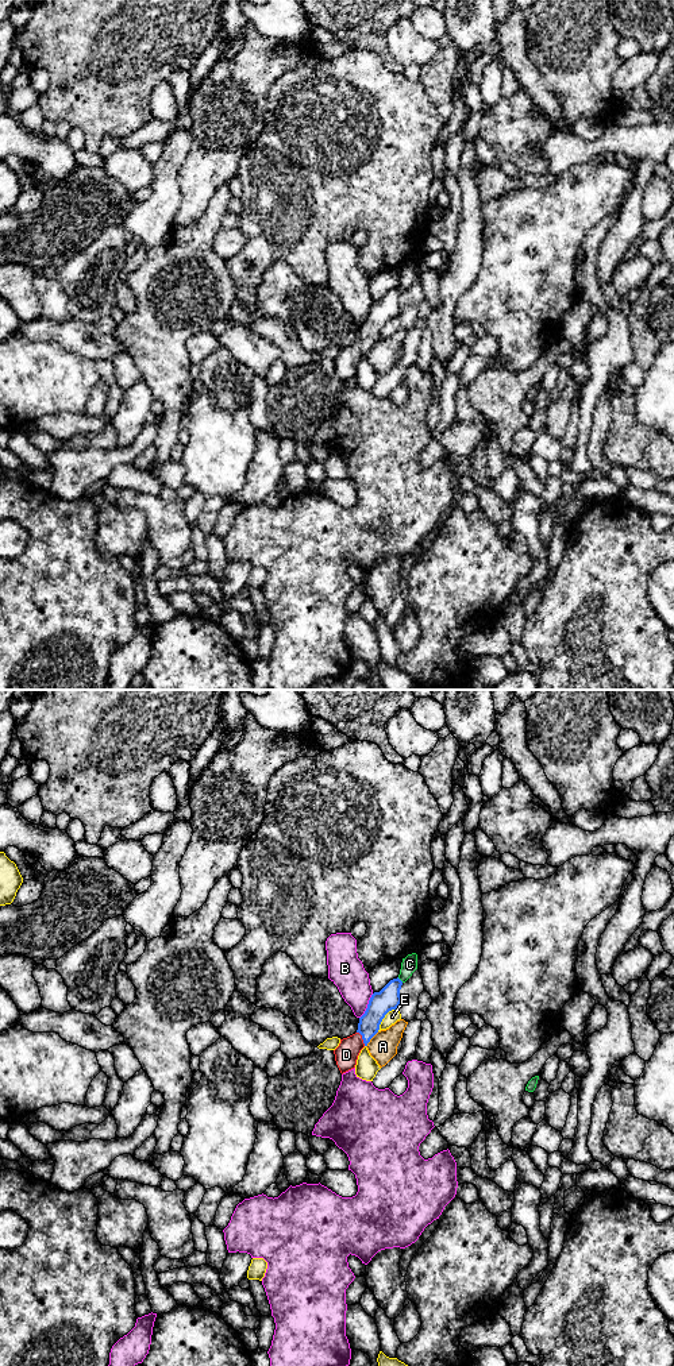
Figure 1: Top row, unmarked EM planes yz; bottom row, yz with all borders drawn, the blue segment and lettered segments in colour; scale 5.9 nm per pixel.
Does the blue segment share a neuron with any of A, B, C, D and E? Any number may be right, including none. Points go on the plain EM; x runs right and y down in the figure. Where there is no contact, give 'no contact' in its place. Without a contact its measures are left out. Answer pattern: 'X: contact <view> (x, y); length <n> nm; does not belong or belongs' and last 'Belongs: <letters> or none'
A: contact yz (370, 347); length 120 nm; does not belong
B: contact yz (368, 315); length 170 nm; does not belong
C: contact yz (399, 288); length 50 nm; does not belong
D: contact yz (362, 347); length 100 nm; belongs
E: contact yz (384, 325); length 190 nm; does not belong
Belongs: D

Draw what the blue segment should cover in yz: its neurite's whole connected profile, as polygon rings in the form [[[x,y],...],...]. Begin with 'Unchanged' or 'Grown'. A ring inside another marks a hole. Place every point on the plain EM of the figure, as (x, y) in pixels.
Grown. [[[397,286],[390,289],[380,301],[374,301],[365,323],[359,327],[357,342],[340,348],[334,363],[342,383],[355,377],[361,359],[378,342],[385,324],[398,317],[401,312],[401,294],[403,290]]]

